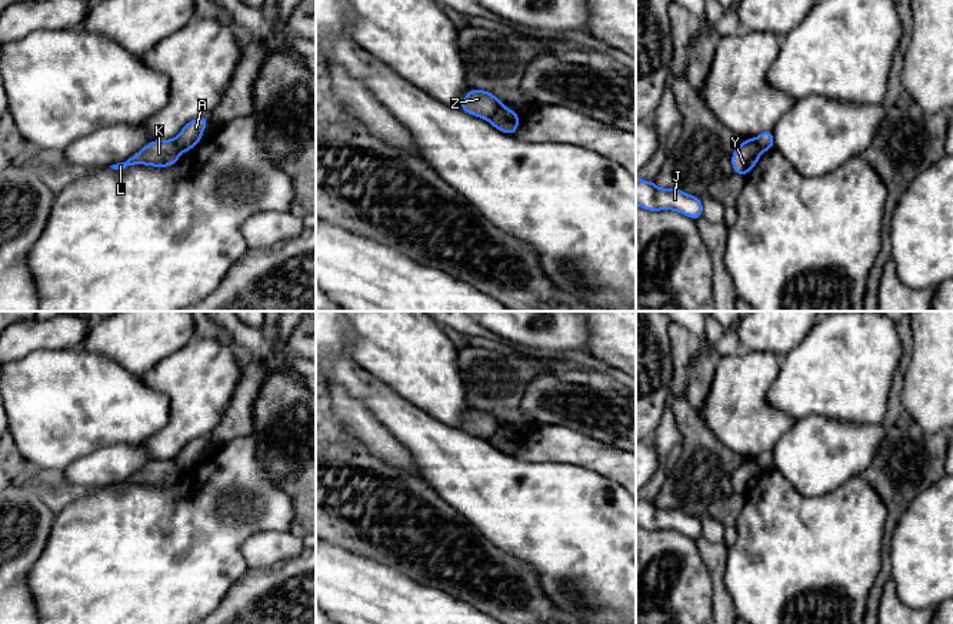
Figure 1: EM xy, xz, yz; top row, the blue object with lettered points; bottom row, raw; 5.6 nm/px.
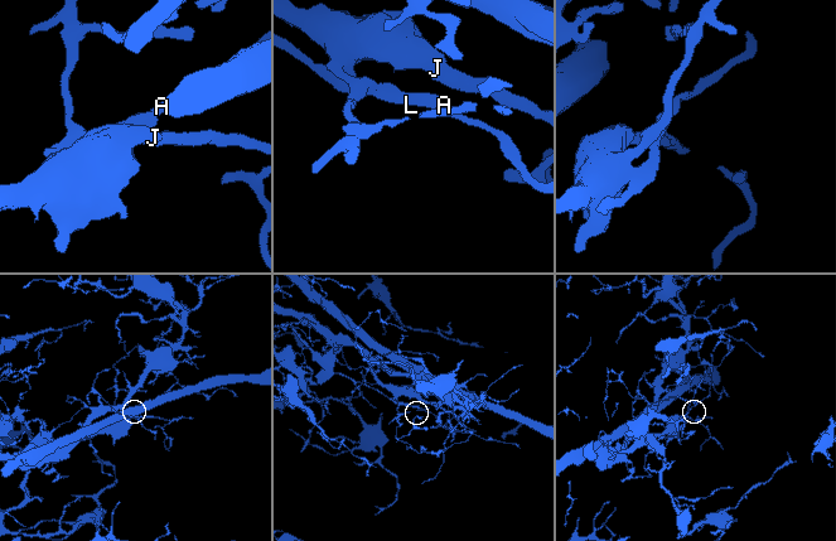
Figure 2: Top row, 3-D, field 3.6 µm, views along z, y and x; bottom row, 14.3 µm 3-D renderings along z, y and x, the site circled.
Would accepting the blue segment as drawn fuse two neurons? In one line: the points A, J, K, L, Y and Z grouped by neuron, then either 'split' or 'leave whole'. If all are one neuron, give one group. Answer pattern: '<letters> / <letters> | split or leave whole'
A J / K L Y Z | split

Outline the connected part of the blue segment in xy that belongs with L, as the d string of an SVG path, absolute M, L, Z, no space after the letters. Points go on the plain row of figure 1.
M154 460L144 466L137 474L129 480L110 485L114 490L124 490L134 484L146 484L150 487L170 487L181 475L181 470L173 460Z

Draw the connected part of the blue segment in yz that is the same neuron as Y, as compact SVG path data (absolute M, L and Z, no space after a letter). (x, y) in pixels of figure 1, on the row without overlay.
M744 458L744 461L732 474L733 491L746 497L757 484L762 473L763 470L754 460Z

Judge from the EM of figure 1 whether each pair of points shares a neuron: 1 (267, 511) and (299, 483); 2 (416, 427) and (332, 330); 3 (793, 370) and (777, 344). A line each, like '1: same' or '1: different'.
1: different
2: different
3: different

